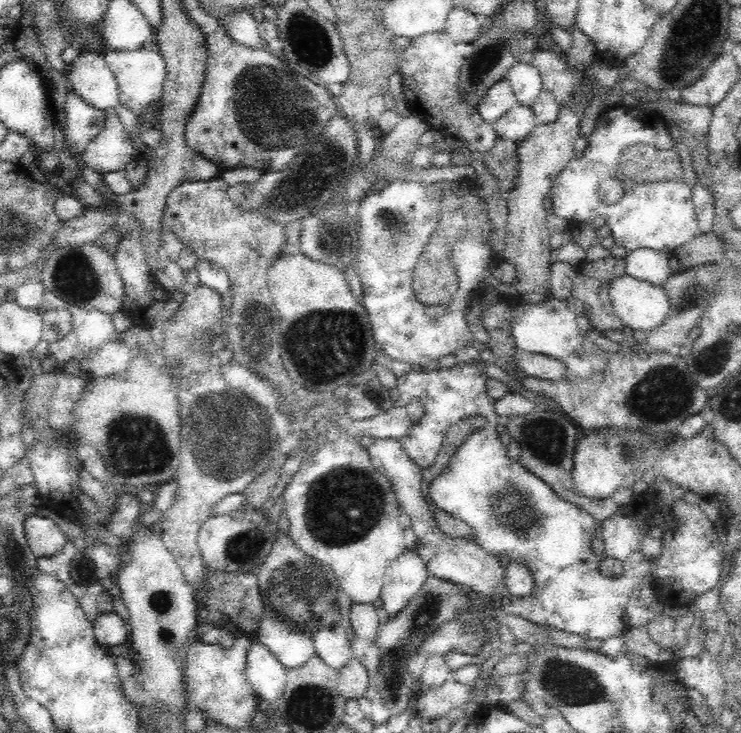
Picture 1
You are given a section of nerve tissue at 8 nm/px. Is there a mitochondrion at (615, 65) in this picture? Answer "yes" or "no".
no

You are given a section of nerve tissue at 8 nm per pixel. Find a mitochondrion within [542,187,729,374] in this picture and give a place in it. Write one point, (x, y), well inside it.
(691, 296)

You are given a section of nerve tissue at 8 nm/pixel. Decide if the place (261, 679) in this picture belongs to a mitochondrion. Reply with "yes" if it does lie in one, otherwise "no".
no

